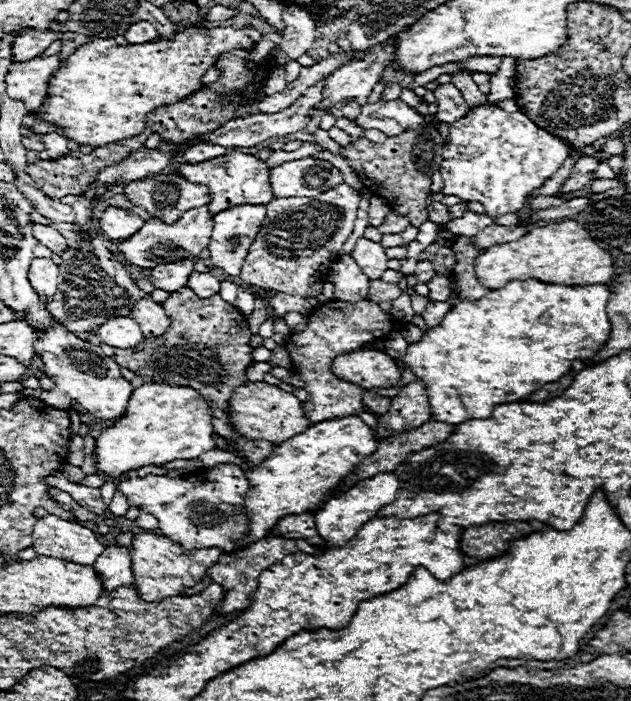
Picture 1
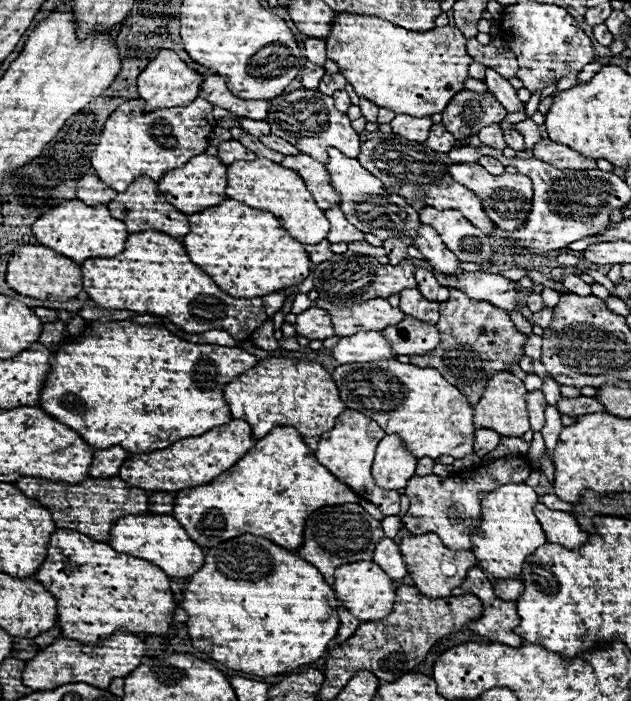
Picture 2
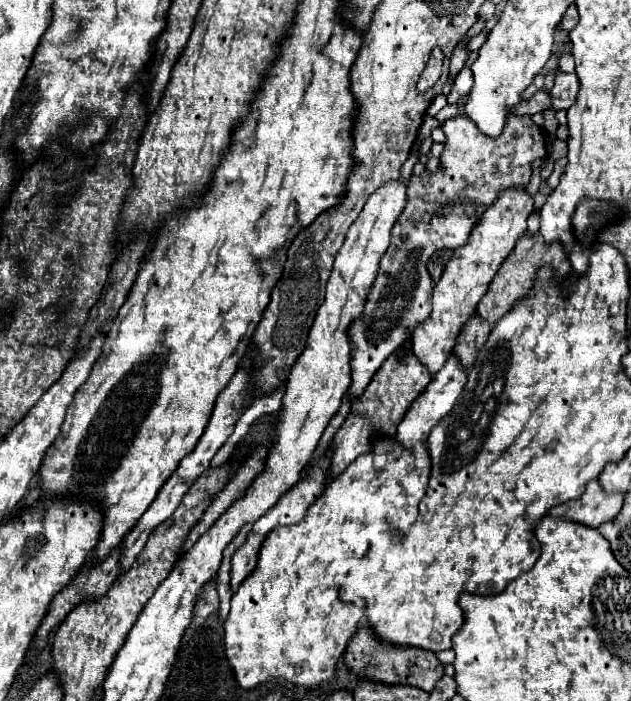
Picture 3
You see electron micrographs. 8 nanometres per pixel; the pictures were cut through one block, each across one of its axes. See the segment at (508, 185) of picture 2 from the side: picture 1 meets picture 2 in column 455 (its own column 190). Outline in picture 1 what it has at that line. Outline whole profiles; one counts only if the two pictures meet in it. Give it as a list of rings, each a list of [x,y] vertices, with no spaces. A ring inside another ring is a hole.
[[[232,150],[226,156],[200,162],[200,164],[182,164],[178,172],[188,178],[190,182],[206,184],[212,194],[210,212],[218,214],[226,208],[240,206],[240,204],[268,204],[274,200],[274,192],[270,186],[270,168],[264,160],[258,160],[252,154],[242,154],[238,150]]]

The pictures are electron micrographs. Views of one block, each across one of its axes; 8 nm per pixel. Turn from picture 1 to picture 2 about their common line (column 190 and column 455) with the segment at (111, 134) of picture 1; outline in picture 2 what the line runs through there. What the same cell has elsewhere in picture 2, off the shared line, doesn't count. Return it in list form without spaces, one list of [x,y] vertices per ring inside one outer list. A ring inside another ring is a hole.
[[[340,12],[332,20],[330,34],[324,42],[328,58],[338,64],[338,72],[360,98],[410,116],[444,112],[448,102],[464,88],[468,66],[474,62],[466,54],[466,38],[454,26],[412,32],[374,16]]]

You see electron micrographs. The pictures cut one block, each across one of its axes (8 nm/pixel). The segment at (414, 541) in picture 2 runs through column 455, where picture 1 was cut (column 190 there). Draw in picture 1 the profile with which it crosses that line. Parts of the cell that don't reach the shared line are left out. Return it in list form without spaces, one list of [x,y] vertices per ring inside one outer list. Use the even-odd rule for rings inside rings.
[[[136,534],[130,546],[132,556],[132,570],[134,570],[134,586],[138,594],[146,600],[164,600],[170,596],[184,596],[186,588],[196,586],[210,566],[214,566],[220,556],[222,548],[200,548],[200,550],[184,550],[180,544],[172,542],[166,536],[158,534]]]

